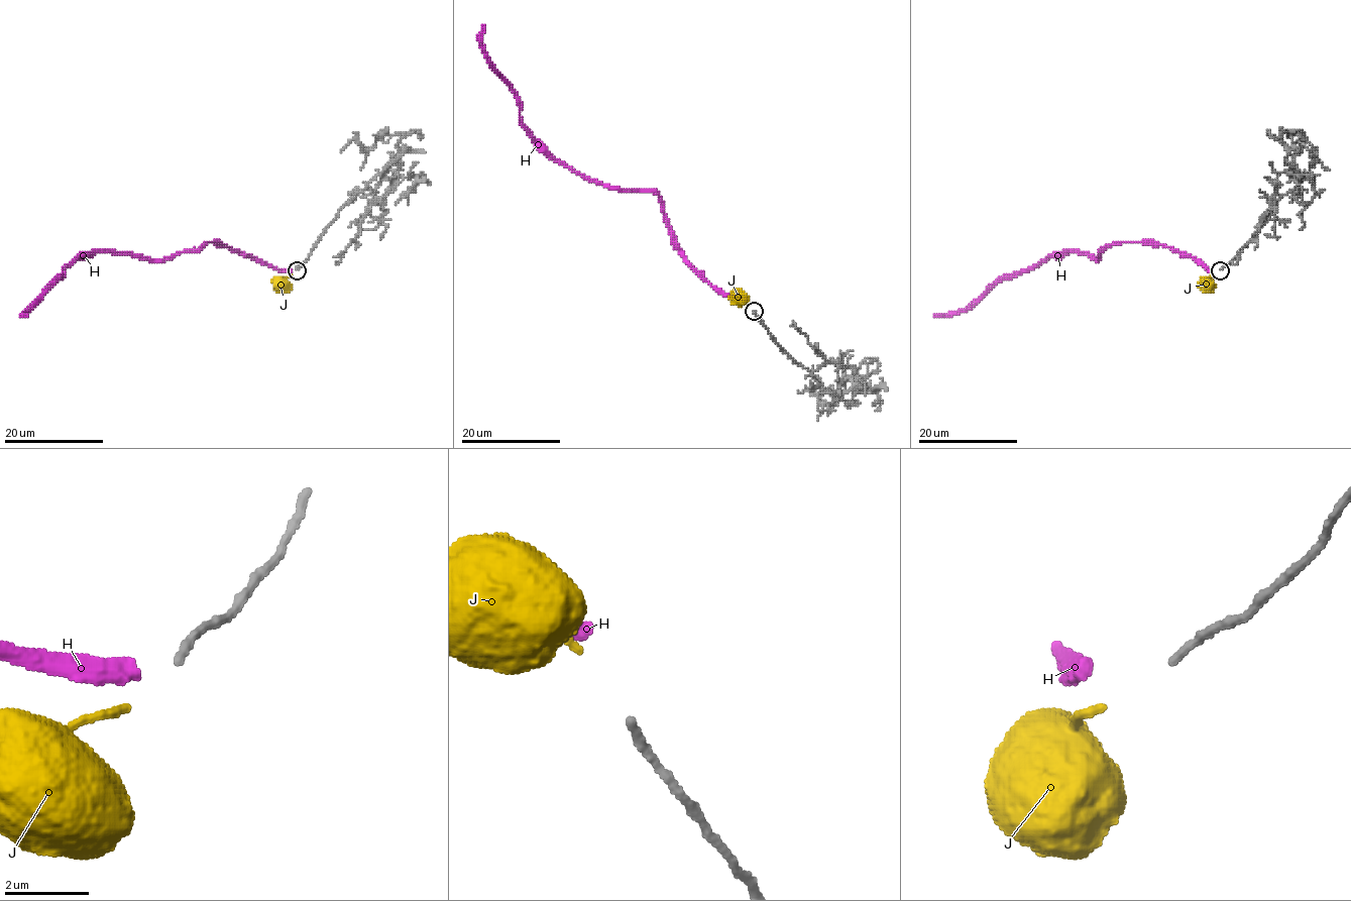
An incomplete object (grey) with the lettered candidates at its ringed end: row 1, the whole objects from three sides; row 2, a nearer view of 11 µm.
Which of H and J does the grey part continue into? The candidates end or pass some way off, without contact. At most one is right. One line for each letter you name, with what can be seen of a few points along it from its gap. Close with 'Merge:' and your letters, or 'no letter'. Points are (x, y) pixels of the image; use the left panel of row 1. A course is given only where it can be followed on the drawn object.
J: it runs (291, 274), (285, 278), (279, 293)
Merge: J

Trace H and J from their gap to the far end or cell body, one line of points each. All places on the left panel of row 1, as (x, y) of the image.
H: (292, 269), (276, 268), (243, 256), (219, 242), (152, 259), (94, 251), (80, 255), (66, 268), (24, 316)
J: (291, 274), (285, 278), (279, 293)

